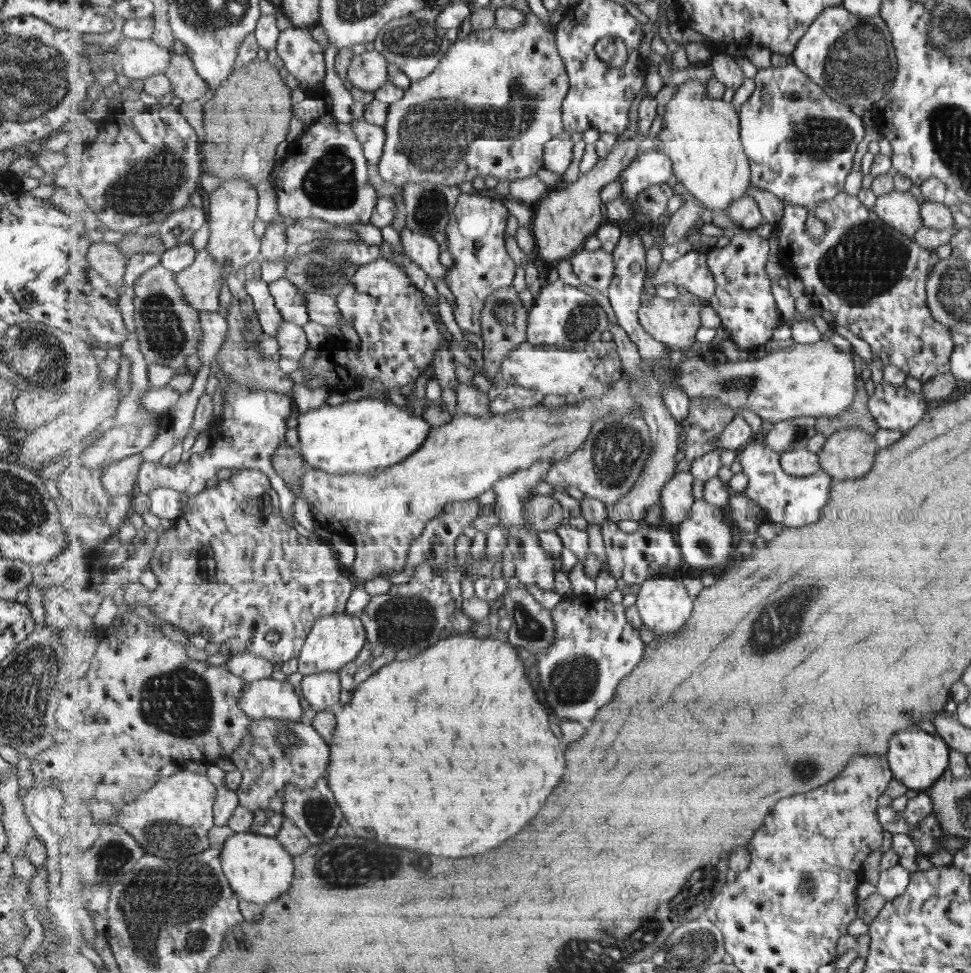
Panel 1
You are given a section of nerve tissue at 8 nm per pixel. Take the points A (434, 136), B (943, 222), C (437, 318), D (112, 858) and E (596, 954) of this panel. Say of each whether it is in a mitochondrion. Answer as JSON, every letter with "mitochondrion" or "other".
{"A":"mitochondrion","B":"other","C":"other","D":"mitochondrion","E":"mitochondrion"}

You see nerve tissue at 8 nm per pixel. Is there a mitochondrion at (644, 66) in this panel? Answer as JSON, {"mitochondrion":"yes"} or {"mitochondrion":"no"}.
{"mitochondrion":"no"}

